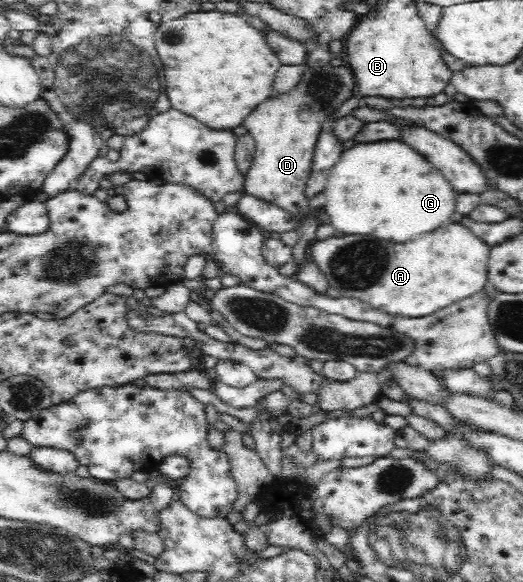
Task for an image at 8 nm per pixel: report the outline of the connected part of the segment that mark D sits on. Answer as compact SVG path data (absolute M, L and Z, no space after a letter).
M325 64L306 67L301 80L289 92L278 93L277 96L261 102L243 121L247 132L251 133L251 137L255 141L253 162L244 178L244 194L278 206L279 209L289 213L297 223L305 222L307 215L312 212L312 208L304 193L312 175L313 156L315 156L319 133L325 124L326 115L337 110L345 100L349 100L355 93L355 78L348 65L342 64L335 67Z

